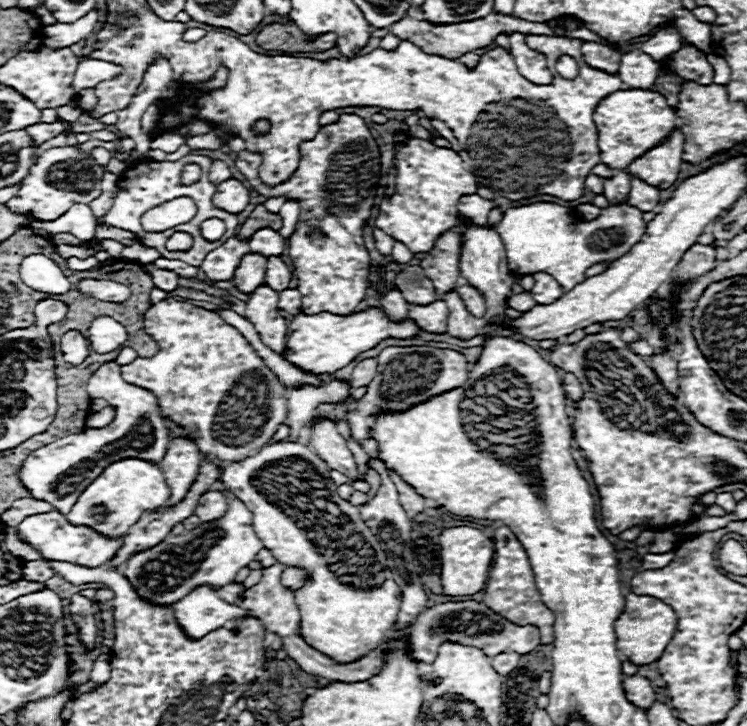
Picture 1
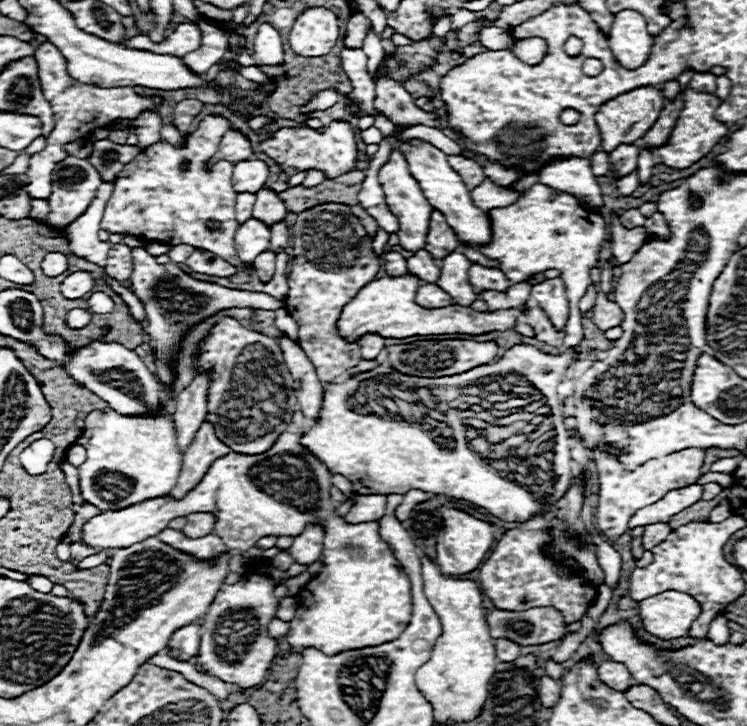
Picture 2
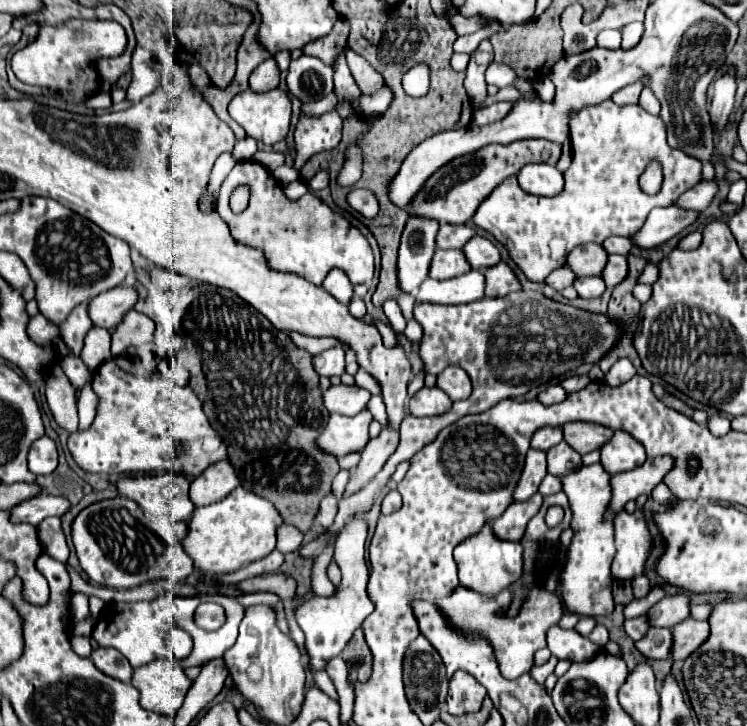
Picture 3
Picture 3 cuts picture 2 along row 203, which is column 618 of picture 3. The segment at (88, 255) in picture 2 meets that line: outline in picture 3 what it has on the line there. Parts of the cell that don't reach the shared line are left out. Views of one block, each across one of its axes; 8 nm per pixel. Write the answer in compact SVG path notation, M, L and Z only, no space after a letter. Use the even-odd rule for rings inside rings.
M632 84L632 86L626 86L624 90L620 90L618 94L612 96L612 102L618 104L618 106L624 106L624 104L638 104L638 96L642 92L642 86L640 84Z

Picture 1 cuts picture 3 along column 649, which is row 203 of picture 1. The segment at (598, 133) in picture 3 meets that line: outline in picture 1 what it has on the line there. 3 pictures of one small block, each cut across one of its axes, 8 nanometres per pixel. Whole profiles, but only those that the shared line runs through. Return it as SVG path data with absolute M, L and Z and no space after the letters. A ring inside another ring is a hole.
M186 154L186 156L182 156L182 158L176 160L176 162L140 160L140 162L132 164L132 166L122 174L122 178L118 180L118 190L116 190L116 198L114 198L112 208L110 208L108 214L102 216L96 224L120 228L120 230L128 230L128 232L136 234L136 238L140 240L140 244L146 244L146 246L152 246L152 248L160 250L164 258L176 258L176 260L182 260L182 262L186 262L186 264L200 266L200 262L204 260L204 256L206 256L208 252L212 252L214 248L222 246L230 236L234 236L234 232L236 232L236 228L238 228L238 214L230 214L230 212L226 212L226 210L222 210L222 208L218 208L218 206L212 204L212 196L214 196L214 192L216 192L216 184L222 182L222 180L228 180L230 176L232 176L232 170L230 170L230 166L228 166L226 162L222 162L222 160L214 160L214 162L212 162L208 156L202 156L202 154ZM190 162L200 164L204 174L202 174L202 178L200 178L196 184L184 186L184 184L180 184L180 174L182 174L182 166L184 166L184 164L190 164ZM180 196L188 196L188 198L194 200L194 204L196 204L196 208L198 208L196 216L194 216L190 222L180 224L180 226L174 226L174 228L164 230L164 232L144 232L144 228L142 228L142 224L140 224L142 214L146 214L148 210L152 210L152 208L156 208L156 206L160 206L160 204L164 204L164 202L170 202L170 200L174 200L174 198L180 198ZM206 218L220 218L220 220L226 222L226 234L224 234L224 238L220 238L220 240L216 240L216 242L206 242L204 238L200 238L200 222L206 220ZM174 232L186 232L186 234L190 234L190 236L192 236L192 248L182 250L182 252L166 252L164 244L166 244L166 240L168 240Z

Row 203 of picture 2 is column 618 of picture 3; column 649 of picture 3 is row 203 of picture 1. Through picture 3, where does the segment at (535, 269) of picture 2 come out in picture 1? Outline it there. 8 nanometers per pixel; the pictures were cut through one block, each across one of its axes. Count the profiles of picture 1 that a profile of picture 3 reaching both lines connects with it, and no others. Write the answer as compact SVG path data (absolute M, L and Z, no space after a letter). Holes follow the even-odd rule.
M534 202L518 208L508 208L504 218L498 222L498 232L506 246L506 258L510 270L522 274L546 272L556 278L556 282L570 292L586 276L586 270L596 262L612 262L626 254L646 230L642 212L636 206L620 204L604 208L594 220L580 220L576 212L568 206L552 202Z

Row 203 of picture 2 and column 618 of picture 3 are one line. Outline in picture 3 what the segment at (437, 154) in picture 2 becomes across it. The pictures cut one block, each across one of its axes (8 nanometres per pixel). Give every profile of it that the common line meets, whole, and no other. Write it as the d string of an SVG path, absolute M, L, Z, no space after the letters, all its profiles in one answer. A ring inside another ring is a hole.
M616 430L614 436L600 448L600 464L608 474L620 474L640 466L646 460L644 446L624 430Z

